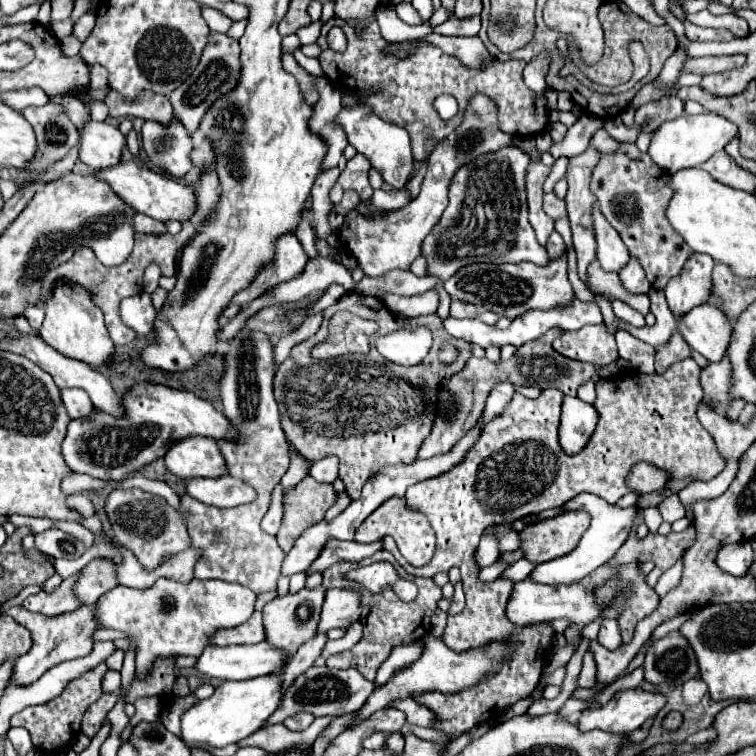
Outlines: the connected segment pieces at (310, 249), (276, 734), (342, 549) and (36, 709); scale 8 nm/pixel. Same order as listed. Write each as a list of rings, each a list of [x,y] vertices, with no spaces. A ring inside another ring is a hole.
[[[307,207],[301,211],[301,223],[297,225],[295,235],[297,235],[299,243],[305,247],[307,257],[309,259],[317,259],[319,257],[319,251],[317,251],[317,245],[315,245],[317,237],[315,237],[315,233],[311,229],[311,219],[309,219],[309,209]]]
[[[315,719],[315,723],[311,723],[305,731],[301,733],[293,733],[291,729],[287,729],[283,723],[279,725],[269,725],[269,727],[263,727],[259,731],[255,731],[253,735],[249,735],[249,739],[243,739],[239,743],[239,747],[261,747],[269,753],[279,753],[279,751],[285,751],[285,749],[291,749],[295,745],[303,745],[303,743],[313,743],[317,739],[317,735],[331,723],[331,719]]]
[[[329,539],[329,543],[323,547],[321,555],[315,559],[315,563],[305,571],[307,575],[317,573],[317,571],[325,571],[331,565],[339,563],[339,561],[361,561],[365,557],[371,557],[373,553],[383,549],[383,541],[377,543],[369,543],[369,545],[361,545],[357,541],[337,541],[337,539]]]
[[[105,663],[97,665],[95,669],[87,671],[83,677],[73,679],[73,681],[65,687],[65,691],[63,691],[59,697],[51,699],[49,703],[25,707],[21,713],[13,715],[11,725],[13,725],[13,727],[17,725],[17,727],[29,729],[31,739],[33,739],[37,751],[41,751],[41,753],[45,753],[45,751],[47,751],[47,753],[59,753],[61,749],[65,749],[65,747],[69,745],[69,741],[71,741],[71,739],[75,737],[75,733],[79,731],[79,723],[81,723],[81,717],[83,717],[83,713],[87,711],[87,707],[89,707],[91,703],[95,703],[95,701],[103,695],[101,681],[103,681],[105,671],[107,671],[107,665],[105,665]]]

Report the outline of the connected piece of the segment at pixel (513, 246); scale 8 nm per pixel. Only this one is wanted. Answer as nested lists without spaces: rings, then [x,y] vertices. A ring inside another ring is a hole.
[[[501,149],[495,153],[487,153],[483,157],[473,159],[463,165],[449,187],[449,205],[443,211],[441,221],[423,241],[423,255],[427,259],[429,275],[437,275],[441,283],[449,279],[459,267],[469,263],[521,263],[531,261],[535,265],[545,267],[549,263],[547,249],[541,247],[535,239],[535,231],[527,221],[527,199],[525,199],[525,171],[531,157],[519,149]]]

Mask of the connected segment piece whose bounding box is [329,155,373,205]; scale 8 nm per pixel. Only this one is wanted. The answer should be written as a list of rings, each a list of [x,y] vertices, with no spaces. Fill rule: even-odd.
[[[355,155],[353,159],[349,159],[347,167],[339,175],[339,181],[331,189],[329,197],[333,205],[341,203],[341,195],[345,191],[357,191],[361,203],[369,203],[369,199],[373,197],[373,187],[369,185],[369,179],[367,179],[369,169],[371,169],[371,163],[363,155]]]

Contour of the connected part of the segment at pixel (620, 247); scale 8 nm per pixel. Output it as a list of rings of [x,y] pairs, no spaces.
[[[593,205],[593,231],[597,239],[597,259],[605,271],[619,271],[629,261],[629,251],[625,251],[625,243],[621,243],[621,237],[613,227],[609,227],[609,221],[605,215],[599,213],[599,207]]]

